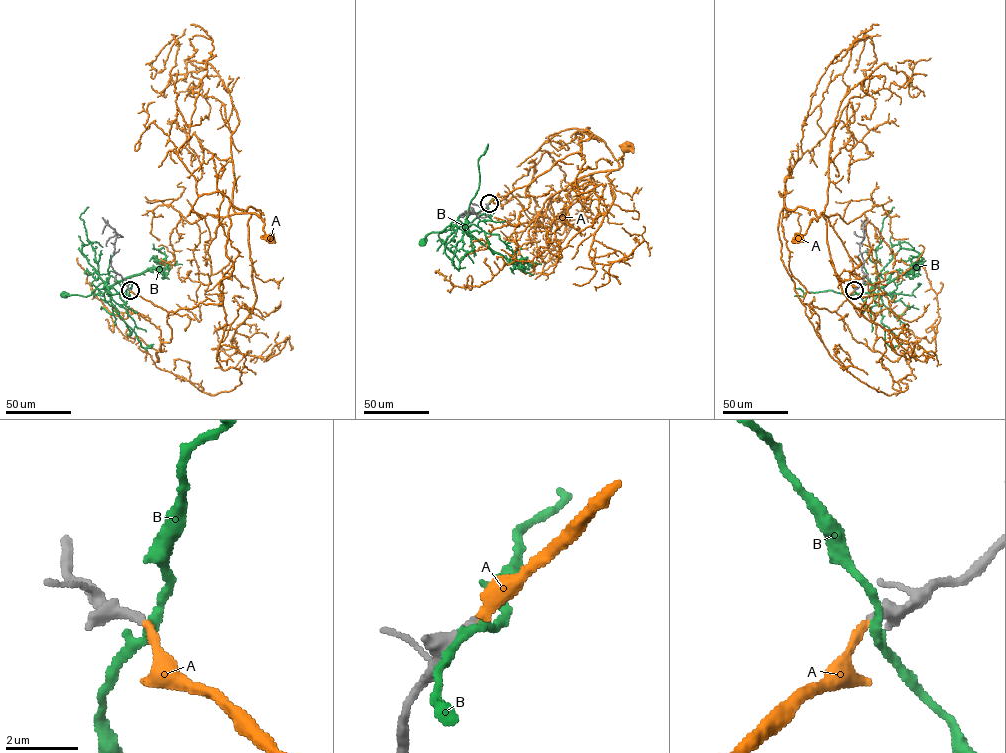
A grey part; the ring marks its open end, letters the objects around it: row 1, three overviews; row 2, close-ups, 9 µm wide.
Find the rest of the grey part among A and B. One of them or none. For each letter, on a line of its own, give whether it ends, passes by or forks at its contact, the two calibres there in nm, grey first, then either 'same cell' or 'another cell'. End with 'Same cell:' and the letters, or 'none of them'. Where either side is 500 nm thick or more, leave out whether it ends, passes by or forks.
A: it ends; calibres 280 and 220 nm; same cell
B: it passes by; calibres 280 and 240 nm; another cell
Same cell: A

